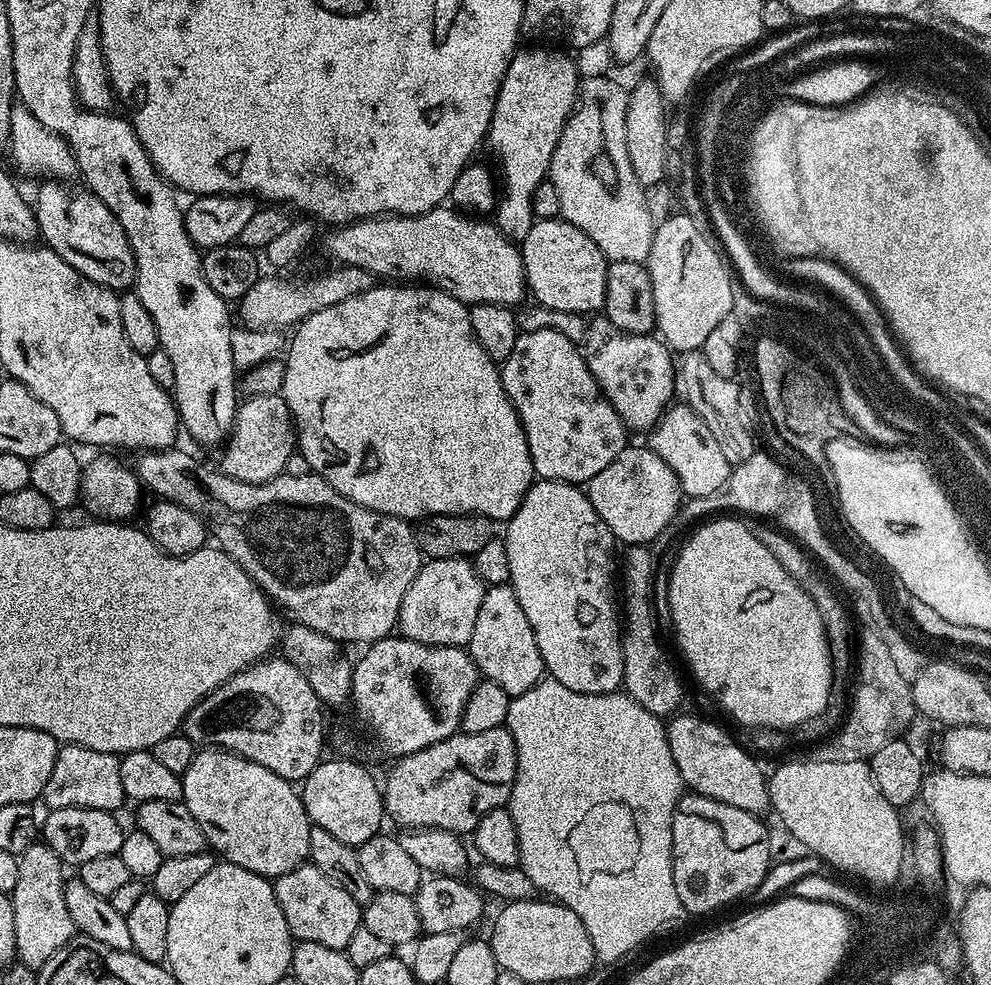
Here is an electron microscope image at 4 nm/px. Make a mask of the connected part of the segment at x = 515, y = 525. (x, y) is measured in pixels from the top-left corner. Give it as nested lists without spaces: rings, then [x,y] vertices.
[[[537,479],[524,495],[523,501],[518,506],[516,513],[513,514],[512,519],[507,521],[505,528],[506,534],[502,539],[509,555],[510,583],[519,605],[526,613],[526,622],[530,622],[531,629],[534,630],[535,642],[537,642],[539,653],[544,659],[547,675],[553,680],[562,682],[562,686],[570,686],[570,690],[582,694],[606,694],[617,691],[623,685],[624,675],[622,674],[622,646],[620,645],[622,624],[618,598],[617,595],[616,598],[614,596],[614,546],[616,547],[616,539],[606,526],[606,522],[602,522],[602,518],[598,518],[598,514],[590,506],[587,491],[583,487],[567,484],[561,480]]]

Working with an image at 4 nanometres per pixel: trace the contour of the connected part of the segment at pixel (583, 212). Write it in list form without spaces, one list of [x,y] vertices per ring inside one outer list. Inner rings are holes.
[[[608,76],[581,79],[576,106],[546,166],[548,180],[556,191],[559,215],[578,226],[602,250],[605,260],[644,264],[654,242],[656,224],[644,197],[645,185],[634,178],[634,166],[630,166],[630,154],[626,154],[628,93],[627,87]]]

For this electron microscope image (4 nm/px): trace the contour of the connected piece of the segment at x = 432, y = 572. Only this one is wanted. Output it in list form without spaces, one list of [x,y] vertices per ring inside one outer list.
[[[459,556],[421,563],[410,590],[406,590],[406,598],[402,598],[399,635],[426,646],[464,648],[470,642],[470,634],[474,634],[474,621],[478,619],[485,591],[486,585],[471,559]]]

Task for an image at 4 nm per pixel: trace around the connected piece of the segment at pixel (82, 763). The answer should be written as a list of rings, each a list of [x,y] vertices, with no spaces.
[[[66,744],[61,747],[58,758],[54,758],[54,770],[50,774],[50,779],[46,781],[44,787],[44,795],[42,804],[45,804],[45,809],[51,810],[54,808],[89,808],[90,810],[106,810],[107,812],[116,814],[119,813],[119,808],[126,804],[126,797],[122,790],[122,770],[120,769],[120,756],[115,752],[103,752],[102,750],[90,750],[86,746],[78,746],[77,744]]]

